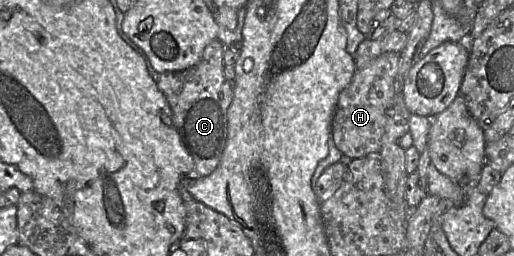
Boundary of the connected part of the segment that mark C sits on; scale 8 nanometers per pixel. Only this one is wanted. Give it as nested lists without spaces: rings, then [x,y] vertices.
[[[213,40],[194,66],[159,75],[157,85],[167,98],[183,147],[193,159],[193,168],[186,178],[198,179],[211,174],[219,165],[228,136],[228,108],[232,103],[233,85],[225,78],[223,56],[225,45]]]

